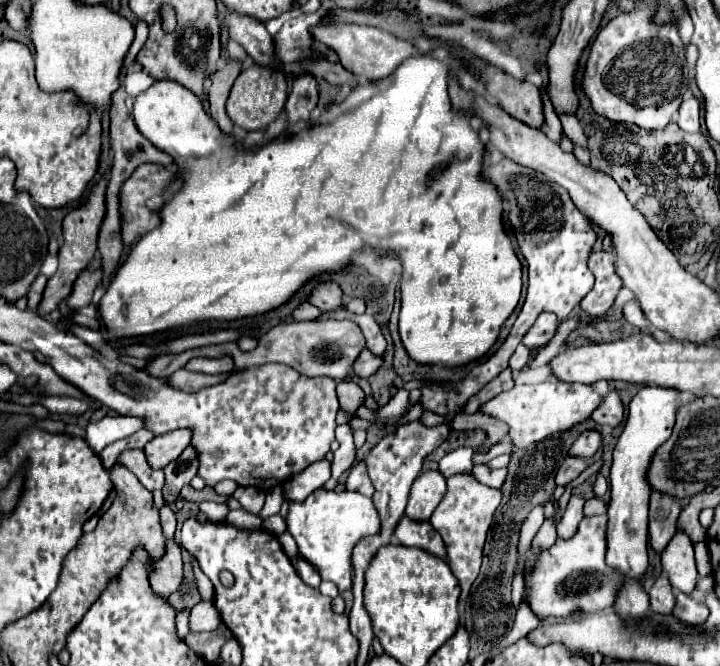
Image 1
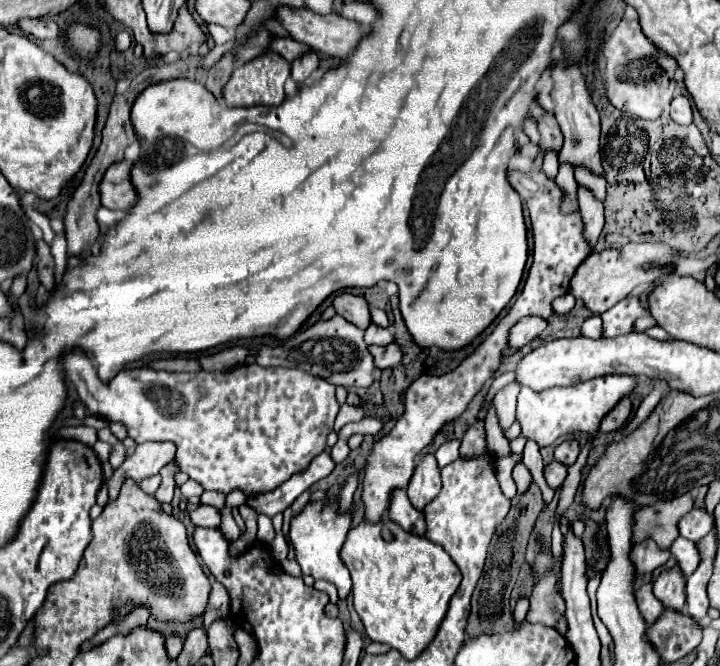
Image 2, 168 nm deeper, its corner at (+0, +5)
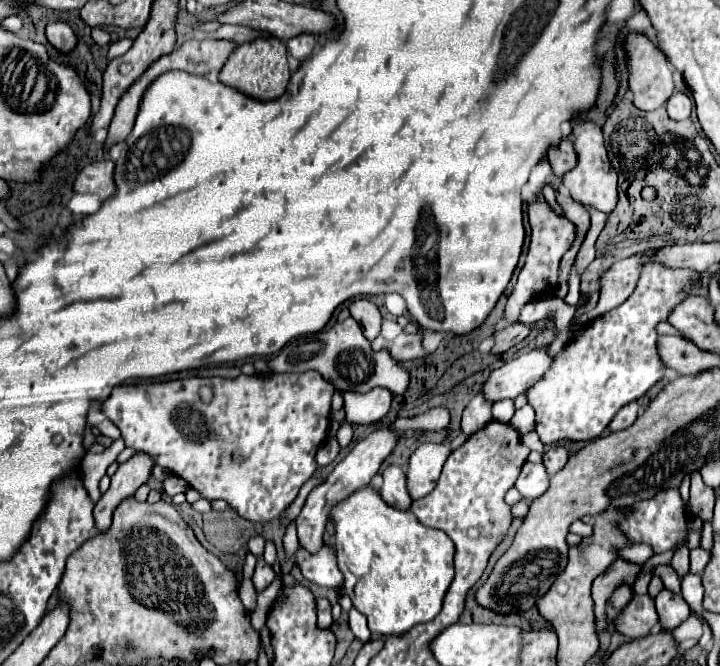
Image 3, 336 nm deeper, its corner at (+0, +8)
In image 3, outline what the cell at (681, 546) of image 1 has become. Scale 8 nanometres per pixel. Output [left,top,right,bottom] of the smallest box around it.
[656,588,690,630]

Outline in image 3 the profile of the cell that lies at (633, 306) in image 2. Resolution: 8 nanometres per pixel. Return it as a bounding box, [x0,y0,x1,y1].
[526,250,698,446]

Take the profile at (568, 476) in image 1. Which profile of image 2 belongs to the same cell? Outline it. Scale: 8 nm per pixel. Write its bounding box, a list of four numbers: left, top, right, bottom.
[544,463,566,489]

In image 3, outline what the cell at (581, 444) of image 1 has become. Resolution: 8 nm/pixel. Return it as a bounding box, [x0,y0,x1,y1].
[544,446,570,476]

